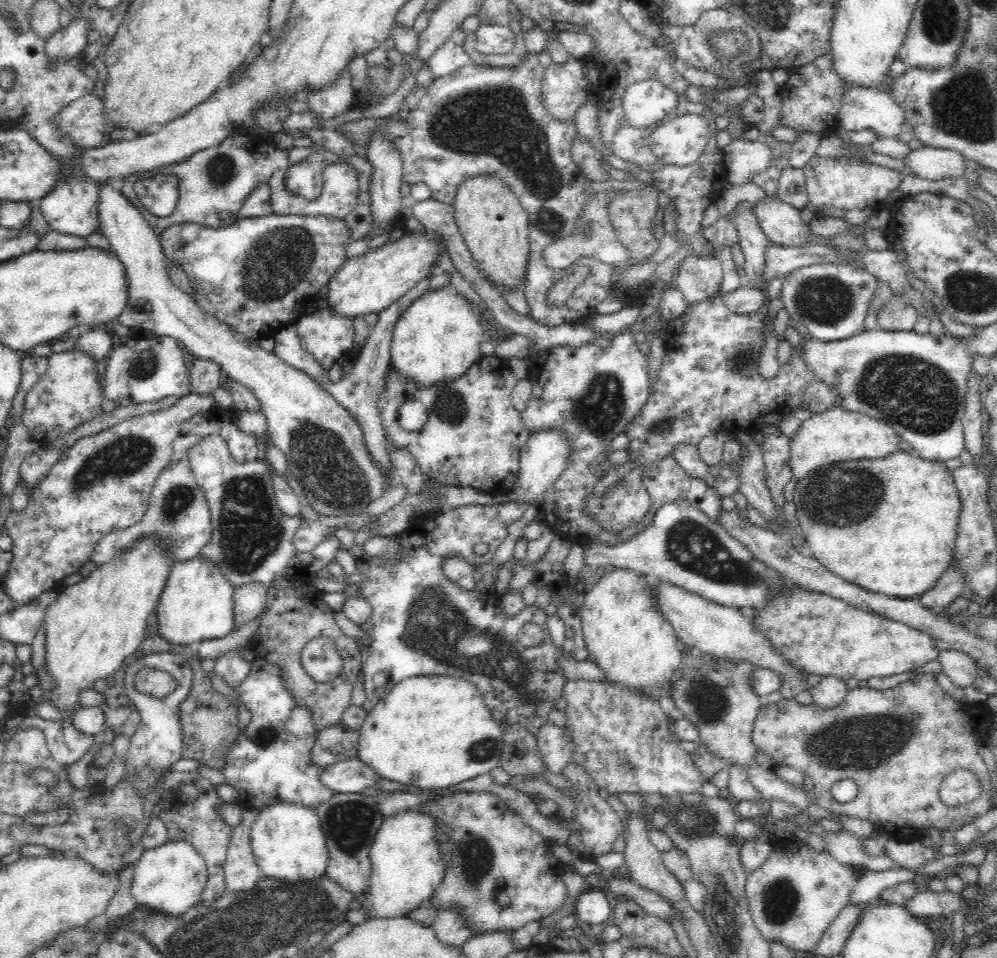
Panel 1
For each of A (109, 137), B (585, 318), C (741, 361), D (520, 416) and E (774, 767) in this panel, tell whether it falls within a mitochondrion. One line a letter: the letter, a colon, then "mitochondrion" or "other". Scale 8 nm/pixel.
A: other
B: other
C: mitochondrion
D: other
E: other

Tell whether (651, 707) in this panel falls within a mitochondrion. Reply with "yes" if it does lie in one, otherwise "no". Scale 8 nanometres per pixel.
no

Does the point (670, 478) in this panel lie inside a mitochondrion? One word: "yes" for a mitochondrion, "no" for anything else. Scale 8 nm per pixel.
no

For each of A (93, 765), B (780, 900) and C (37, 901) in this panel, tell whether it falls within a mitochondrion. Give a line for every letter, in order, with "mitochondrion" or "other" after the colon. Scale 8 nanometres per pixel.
A: other
B: mitochondrion
C: other

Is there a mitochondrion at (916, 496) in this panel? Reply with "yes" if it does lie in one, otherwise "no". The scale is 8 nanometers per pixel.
no

